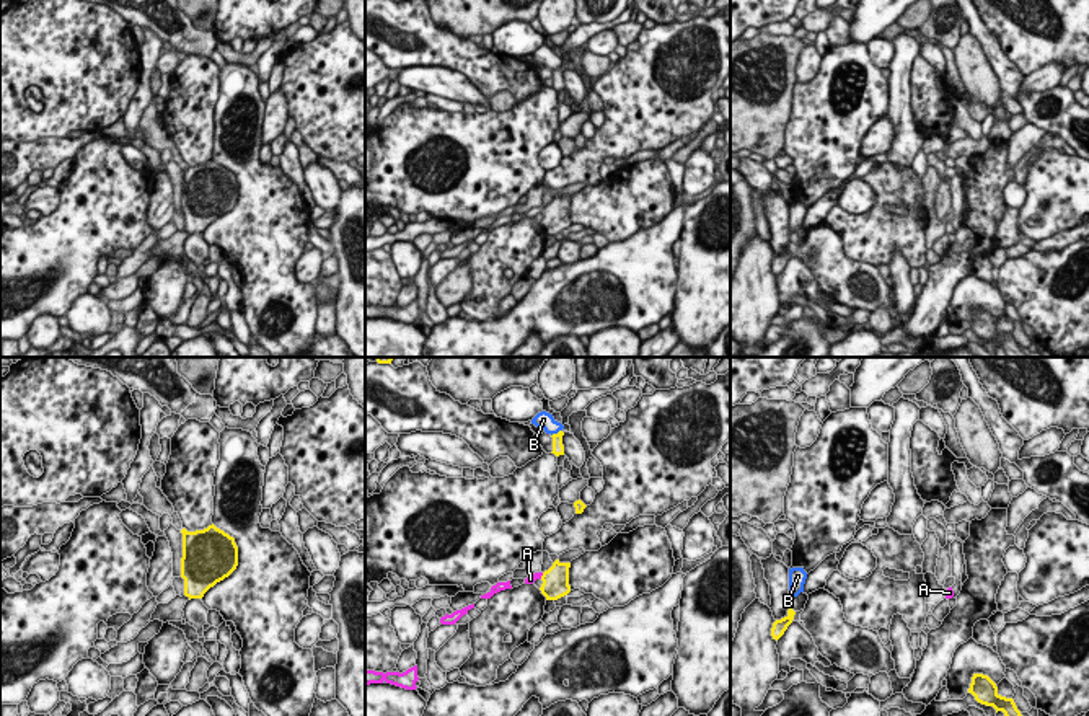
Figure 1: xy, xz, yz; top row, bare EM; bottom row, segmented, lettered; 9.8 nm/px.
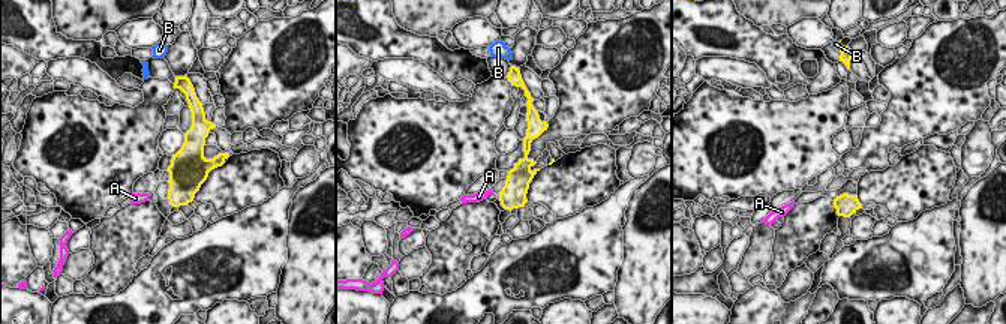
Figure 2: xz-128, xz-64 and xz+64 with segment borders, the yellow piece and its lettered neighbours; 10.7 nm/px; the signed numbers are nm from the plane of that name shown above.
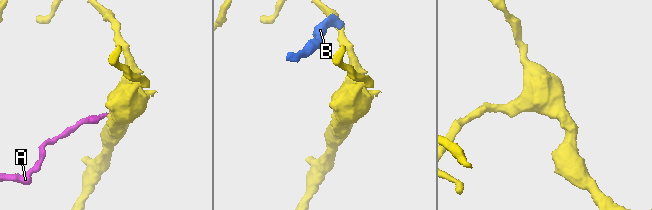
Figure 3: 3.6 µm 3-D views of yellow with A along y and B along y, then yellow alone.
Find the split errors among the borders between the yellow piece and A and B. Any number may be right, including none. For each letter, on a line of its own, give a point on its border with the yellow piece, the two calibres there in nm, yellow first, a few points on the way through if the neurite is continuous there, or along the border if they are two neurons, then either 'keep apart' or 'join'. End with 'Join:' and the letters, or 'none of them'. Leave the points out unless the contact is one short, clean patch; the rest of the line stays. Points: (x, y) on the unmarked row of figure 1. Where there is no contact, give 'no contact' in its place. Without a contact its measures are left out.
A: xz (542, 211) | 260/90 nm | across xz (555, 219), (542, 211), (530, 214) | join
B: xz (558, 67) | 130/170 nm | along xz (561, 64), (551, 70) | keep apart
Join: A

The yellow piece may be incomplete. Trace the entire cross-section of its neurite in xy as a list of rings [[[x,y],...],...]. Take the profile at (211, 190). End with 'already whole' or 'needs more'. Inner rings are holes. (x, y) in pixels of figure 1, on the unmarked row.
[[[214,158],[204,165],[183,168],[181,212],[184,230],[202,233],[217,217],[228,212],[238,201],[235,173]]]; already whole

